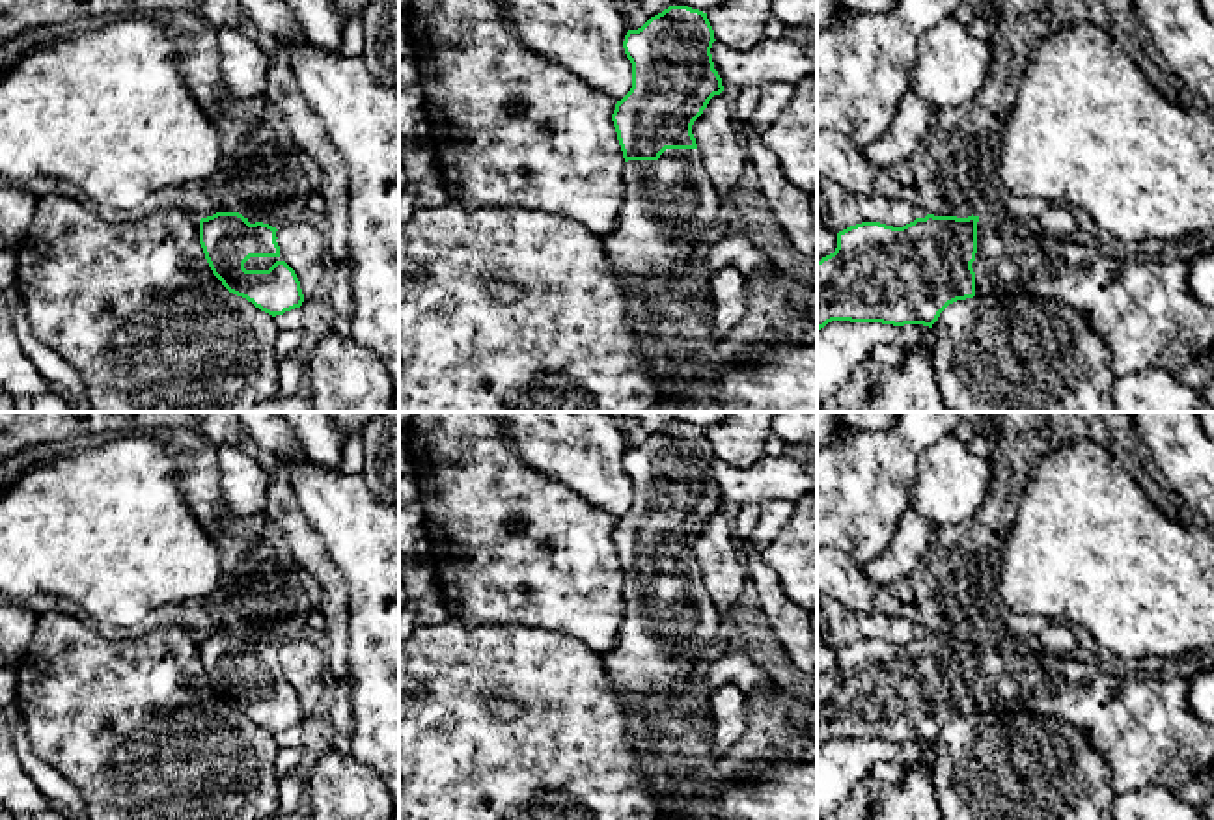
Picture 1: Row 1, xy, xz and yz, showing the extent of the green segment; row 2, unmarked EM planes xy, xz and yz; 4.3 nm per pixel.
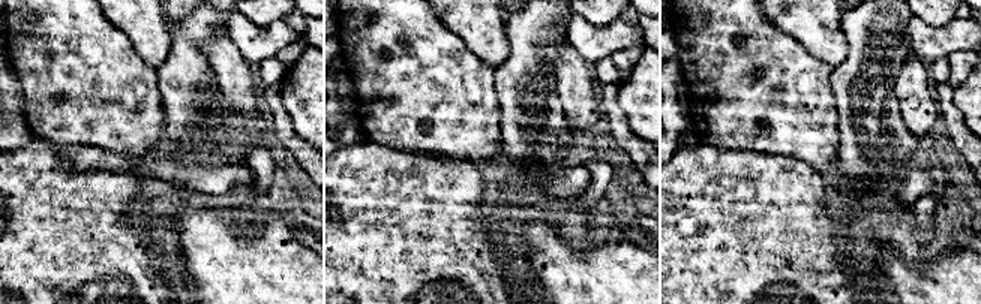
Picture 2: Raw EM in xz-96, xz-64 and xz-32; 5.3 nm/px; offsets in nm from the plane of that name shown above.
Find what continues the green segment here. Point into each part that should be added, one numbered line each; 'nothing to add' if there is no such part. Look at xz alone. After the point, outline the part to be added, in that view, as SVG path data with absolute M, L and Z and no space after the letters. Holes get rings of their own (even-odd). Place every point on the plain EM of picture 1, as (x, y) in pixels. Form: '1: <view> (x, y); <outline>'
1: xz (670, 621); M666 567L658 578L628 578L617 645L602 656L610 688L649 736L649 706L660 697L697 699L699 669L722 624L699 567Z

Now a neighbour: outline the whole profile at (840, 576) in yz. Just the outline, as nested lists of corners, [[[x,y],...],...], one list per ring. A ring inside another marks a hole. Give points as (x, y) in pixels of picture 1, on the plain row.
[[[817,548],[817,594],[856,611],[875,611],[876,585],[850,555]]]

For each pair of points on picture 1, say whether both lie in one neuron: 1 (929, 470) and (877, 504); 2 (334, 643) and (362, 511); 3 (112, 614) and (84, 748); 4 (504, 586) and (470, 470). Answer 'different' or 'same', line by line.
1: different
2: different
3: different
4: same

